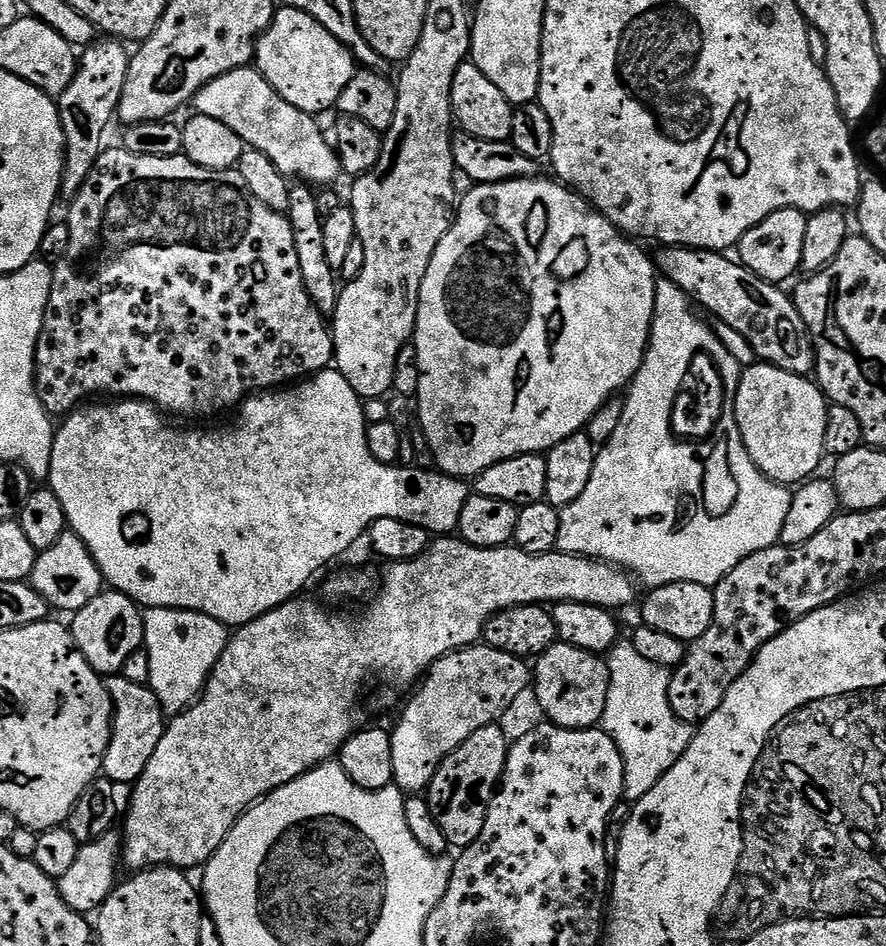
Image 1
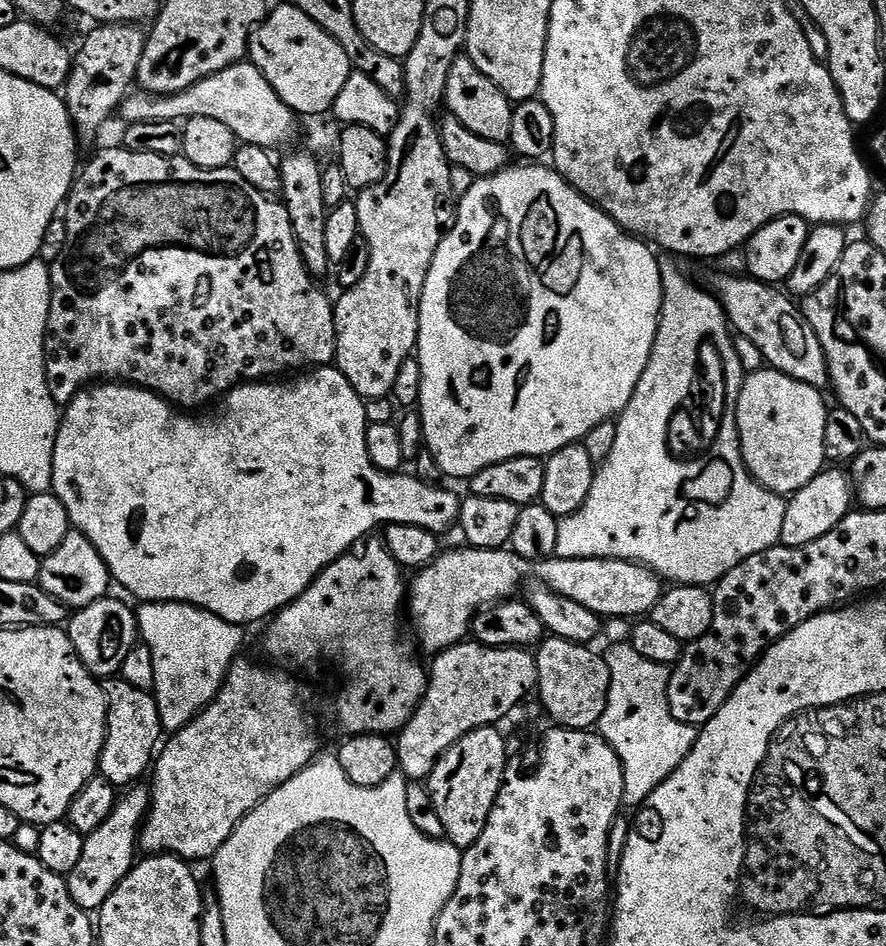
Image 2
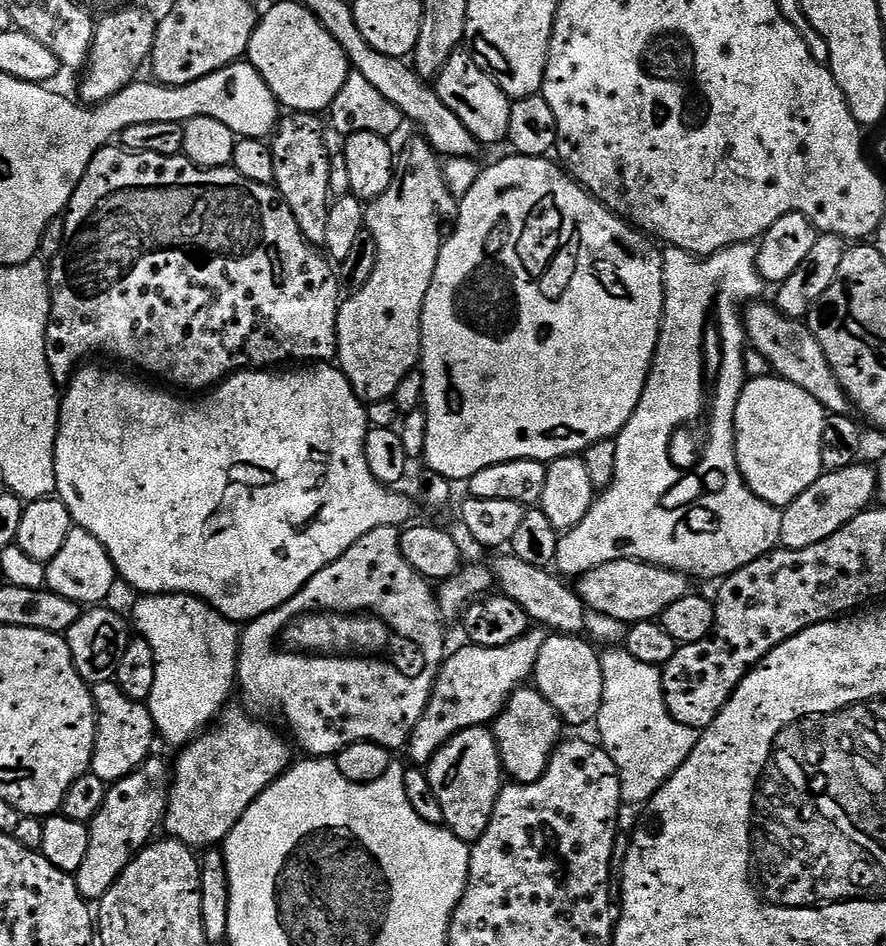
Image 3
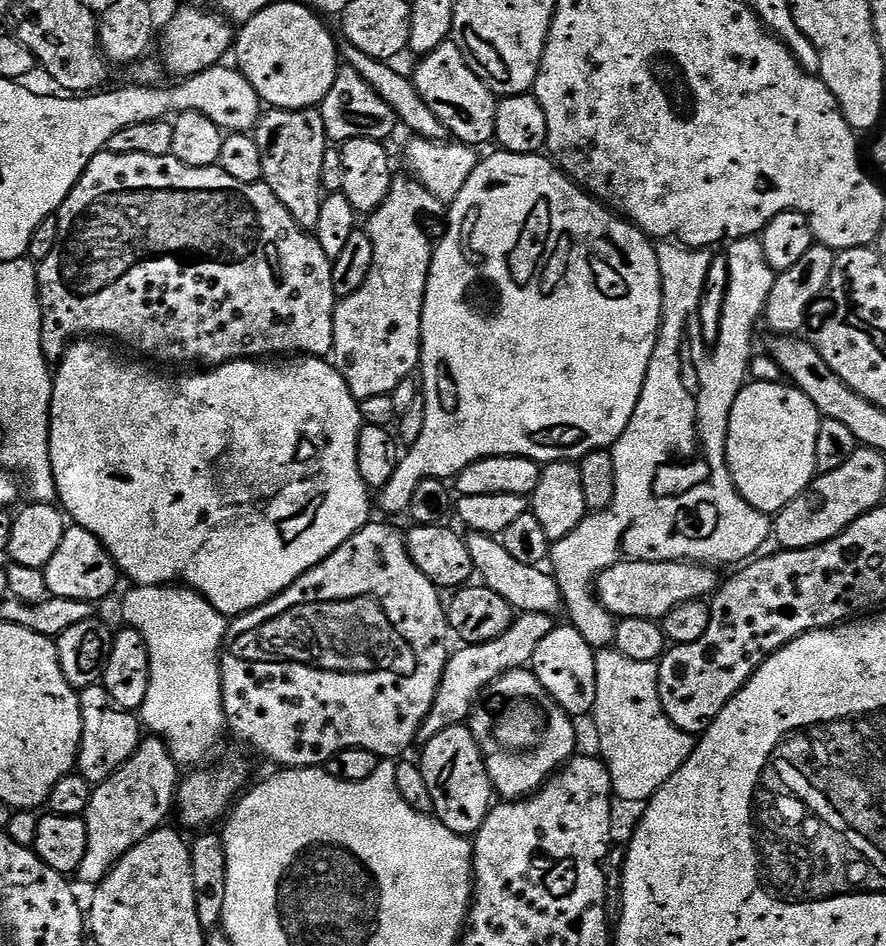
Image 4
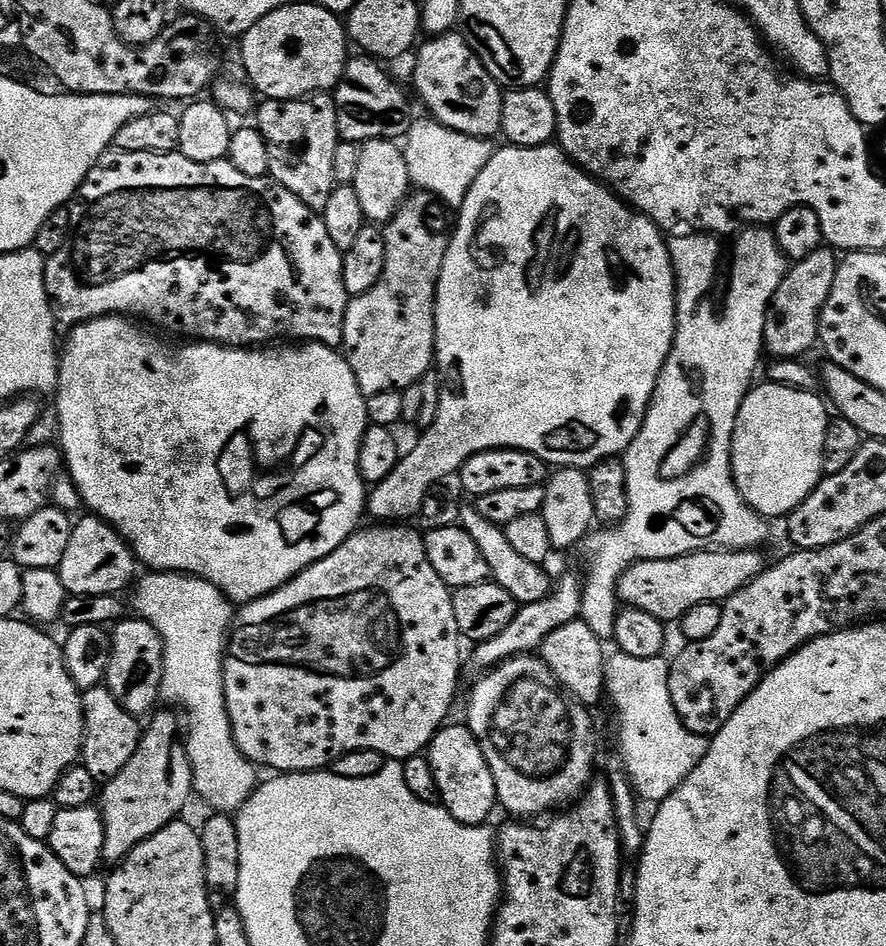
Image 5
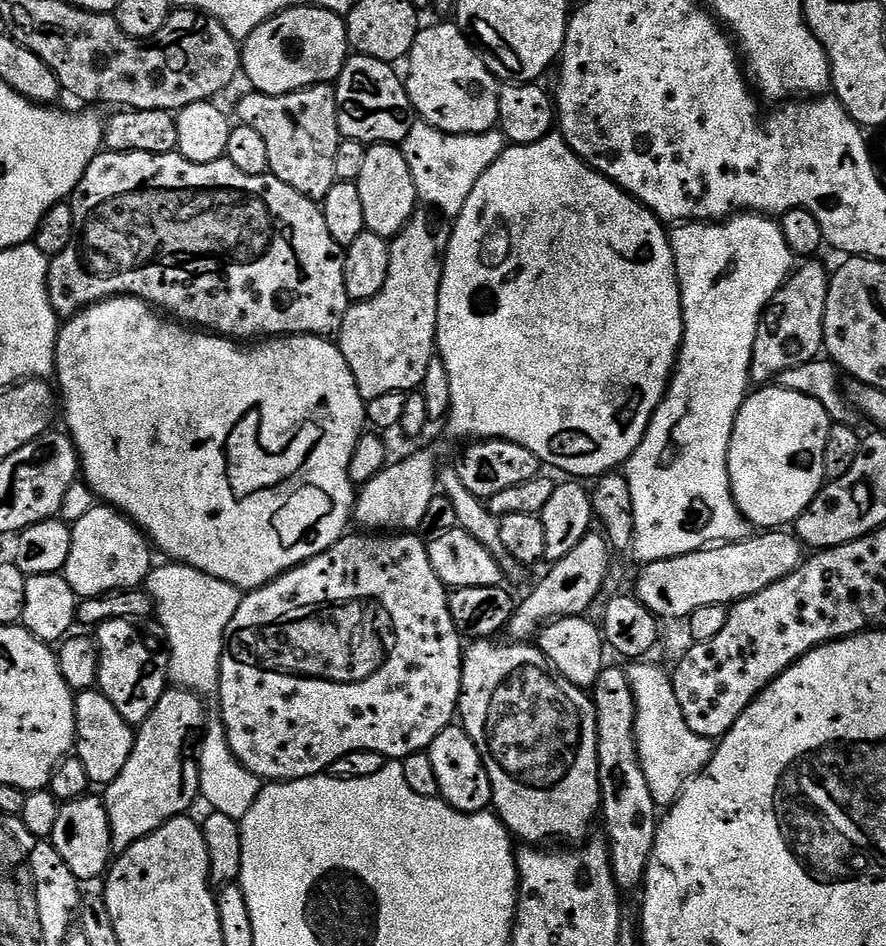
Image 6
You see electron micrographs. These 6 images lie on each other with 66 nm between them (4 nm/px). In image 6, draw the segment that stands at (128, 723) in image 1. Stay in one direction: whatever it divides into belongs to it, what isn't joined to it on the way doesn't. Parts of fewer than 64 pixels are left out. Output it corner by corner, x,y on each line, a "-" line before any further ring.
84,690
76,696
76,743
74,752
80,757
82,766
86,766
86,774
91,778
93,785
107,786
114,782
114,778
118,778
118,774
122,774
126,761
129,760
130,754
134,750
135,741
136,732
133,725
128,724
126,718
122,718
122,714
118,714
118,710
114,710
114,702
110,702
110,698
106,698
98,690

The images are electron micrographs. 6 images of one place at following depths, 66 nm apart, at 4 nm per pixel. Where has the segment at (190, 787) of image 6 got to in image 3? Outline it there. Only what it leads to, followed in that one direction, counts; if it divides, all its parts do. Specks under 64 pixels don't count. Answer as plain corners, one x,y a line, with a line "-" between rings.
157,758
145,760
141,768
135,768
126,778
115,781
108,789
102,810
92,819
88,830
88,849
82,866
75,872
76,885
85,900
99,901
101,896
114,886
114,882
126,870
132,859
147,848
163,825
168,809
168,794
172,786
173,773

